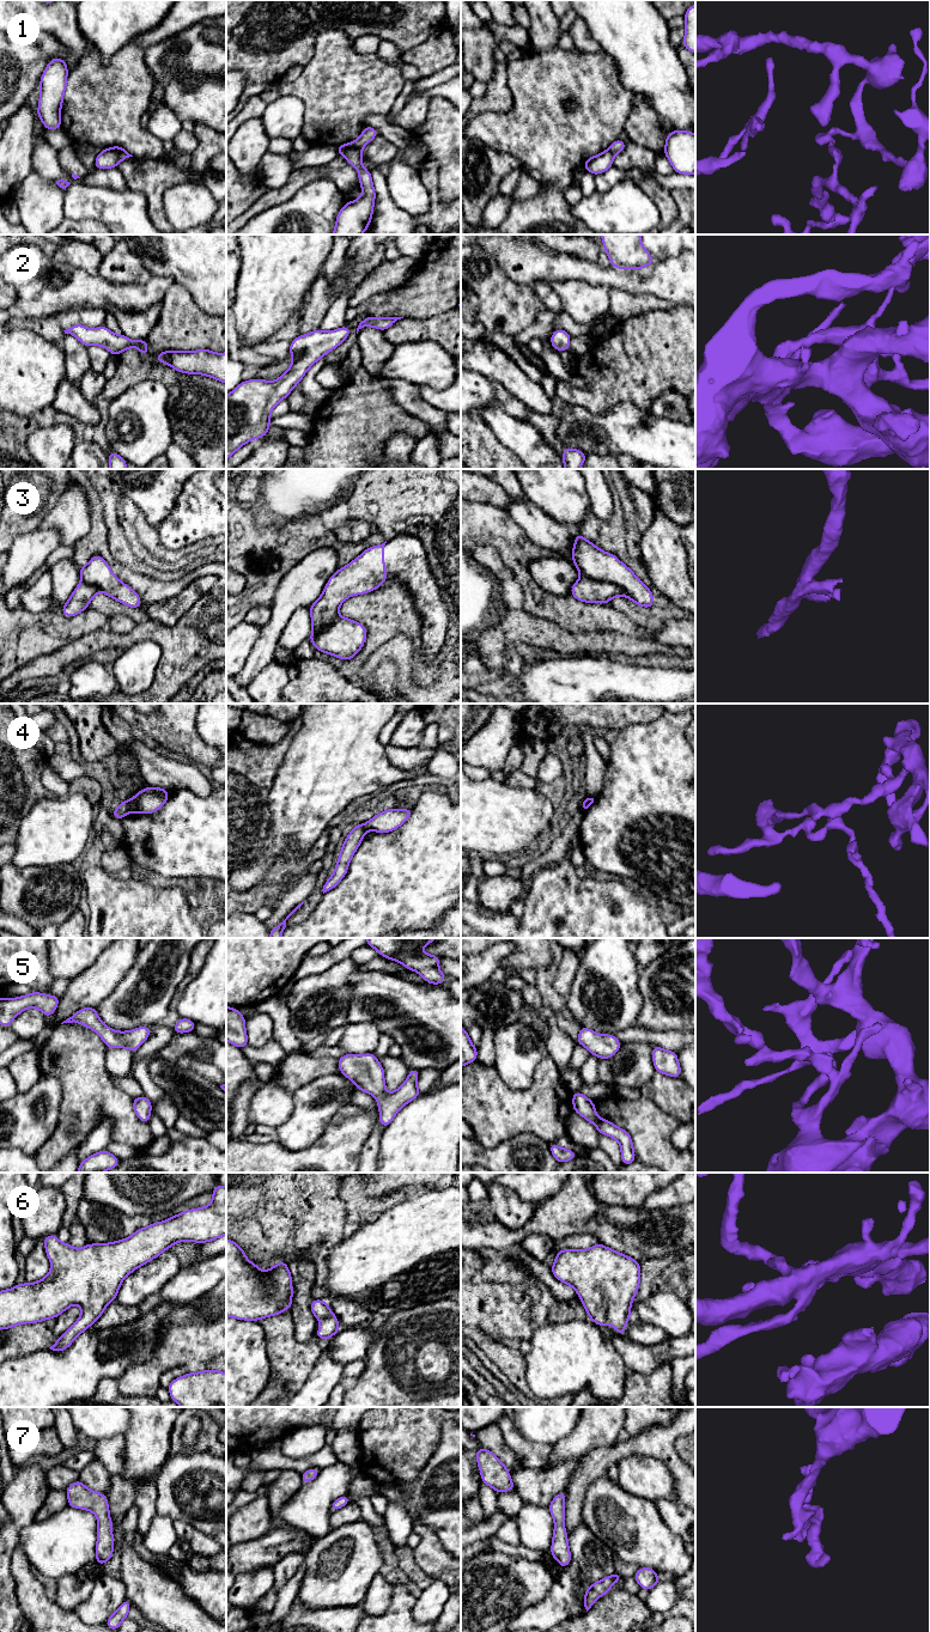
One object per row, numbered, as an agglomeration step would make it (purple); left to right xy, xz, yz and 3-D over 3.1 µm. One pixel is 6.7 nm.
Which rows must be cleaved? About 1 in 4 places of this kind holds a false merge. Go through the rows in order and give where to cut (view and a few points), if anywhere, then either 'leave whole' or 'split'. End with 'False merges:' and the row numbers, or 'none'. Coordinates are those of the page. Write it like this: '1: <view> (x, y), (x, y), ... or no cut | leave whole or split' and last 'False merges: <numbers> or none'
1: xz (360, 148), (346, 148), (341, 153) | split
2: no cut | leave whole
3: no cut | leave whole
4: xy (128, 801), (131, 811) | split
5: no cut | leave whole
6: no cut | leave whole
7: no cut | leave whole
False merges: 1, 4

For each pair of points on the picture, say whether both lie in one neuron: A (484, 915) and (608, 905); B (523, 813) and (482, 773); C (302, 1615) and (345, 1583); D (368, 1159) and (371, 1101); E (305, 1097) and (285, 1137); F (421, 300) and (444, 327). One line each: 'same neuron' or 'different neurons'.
A: same neuron
B: different neurons
C: different neurons
D: same neuron
E: same neuron
F: same neuron

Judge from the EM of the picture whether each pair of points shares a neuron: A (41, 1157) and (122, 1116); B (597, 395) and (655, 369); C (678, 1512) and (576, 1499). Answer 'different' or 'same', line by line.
A: same
B: same
C: different

